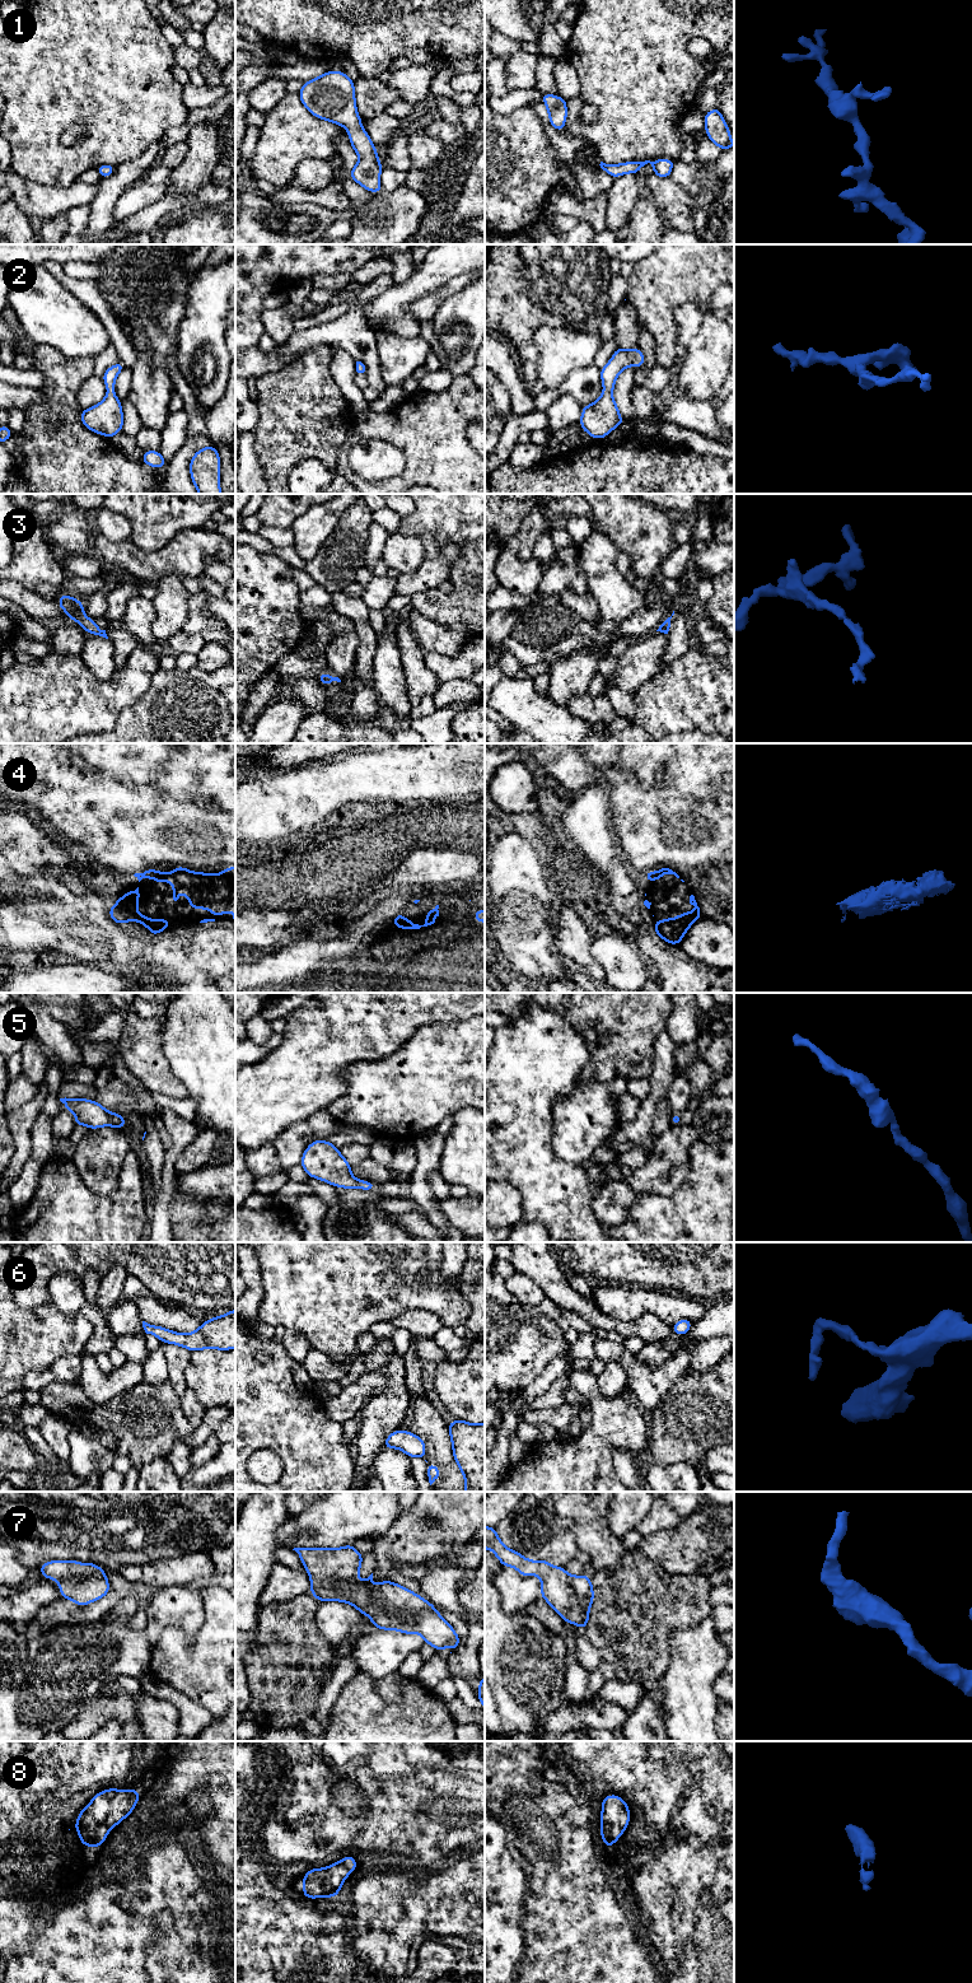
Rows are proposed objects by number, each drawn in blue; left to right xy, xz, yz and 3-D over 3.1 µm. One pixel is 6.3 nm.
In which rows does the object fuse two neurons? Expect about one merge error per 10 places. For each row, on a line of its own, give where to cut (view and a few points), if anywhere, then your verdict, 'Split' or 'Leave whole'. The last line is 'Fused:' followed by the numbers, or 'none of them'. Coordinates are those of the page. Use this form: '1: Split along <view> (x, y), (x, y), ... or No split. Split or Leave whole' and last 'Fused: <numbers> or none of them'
1: No split. Leave whole
2: No split. Leave whole
3: No split. Leave whole
4: No split. Leave whole
5: No split. Leave whole
6: No split. Leave whole
7: No split. Leave whole
8: No split. Leave whole
Fused: none of them

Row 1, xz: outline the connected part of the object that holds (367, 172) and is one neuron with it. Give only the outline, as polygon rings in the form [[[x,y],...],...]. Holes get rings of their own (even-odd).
[[[330,70],[305,81],[299,90],[304,107],[313,116],[345,127],[351,148],[359,154],[359,162],[350,171],[350,178],[374,193],[382,192],[377,148],[361,127],[361,117],[356,111],[354,81],[342,71]]]

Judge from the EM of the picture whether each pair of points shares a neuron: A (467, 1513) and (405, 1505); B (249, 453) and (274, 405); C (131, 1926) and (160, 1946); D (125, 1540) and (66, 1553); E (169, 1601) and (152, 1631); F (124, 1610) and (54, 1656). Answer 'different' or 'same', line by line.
A: different
B: different
C: different
D: same
E: same
F: different

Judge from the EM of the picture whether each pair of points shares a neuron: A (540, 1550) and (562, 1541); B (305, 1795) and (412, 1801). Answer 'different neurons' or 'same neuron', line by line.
A: same neuron
B: same neuron

